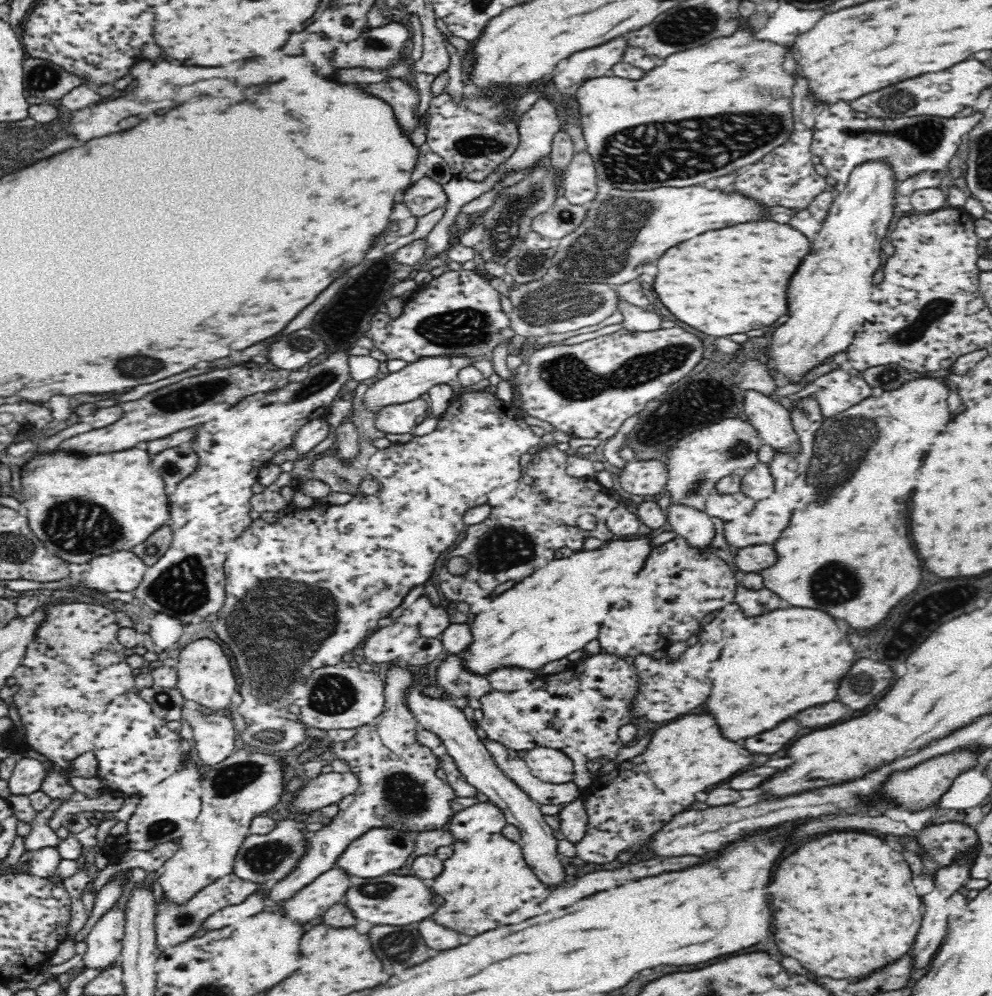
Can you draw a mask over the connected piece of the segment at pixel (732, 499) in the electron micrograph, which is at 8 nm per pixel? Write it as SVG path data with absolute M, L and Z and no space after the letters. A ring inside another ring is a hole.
M716 491L705 497L706 512L724 522L730 522L748 514L755 506L755 500L738 493L720 493Z

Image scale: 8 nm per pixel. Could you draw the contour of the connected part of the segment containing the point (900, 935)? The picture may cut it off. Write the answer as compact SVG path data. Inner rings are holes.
M834 832L828 836L822 836L818 840L808 842L806 846L802 846L800 850L792 852L788 858L784 858L774 872L774 880L780 884L780 888L776 892L772 892L772 912L774 912L774 940L780 948L782 954L792 956L796 960L800 960L800 964L804 968L808 968L810 972L818 974L818 976L830 976L830 978L850 978L850 980L858 980L864 978L868 974L872 974L874 970L899 960L900 956L904 956L906 952L913 948L916 936L918 935L923 920L923 897L916 894L914 884L912 884L912 874L910 868L904 860L904 856L896 850L892 850L892 846L888 846L886 842L882 842L878 836L874 834L864 834L864 832Z

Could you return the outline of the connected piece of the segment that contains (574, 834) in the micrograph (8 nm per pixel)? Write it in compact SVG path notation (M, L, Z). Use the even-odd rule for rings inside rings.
M582 795L566 803L558 815L561 822L559 830L564 834L564 838L575 845L578 844L588 830L589 816Z

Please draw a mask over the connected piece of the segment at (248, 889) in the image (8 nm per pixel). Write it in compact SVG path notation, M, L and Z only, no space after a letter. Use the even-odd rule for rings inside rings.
M233 872L230 876L224 876L222 880L216 880L214 884L202 888L197 895L186 905L178 906L170 902L160 902L158 904L158 914L156 914L156 943L157 947L164 952L167 948L176 946L182 942L193 938L193 935L201 930L204 923L214 912L223 910L232 905L245 902L251 894L258 891L268 891L271 884L256 884L250 881L239 879Z

